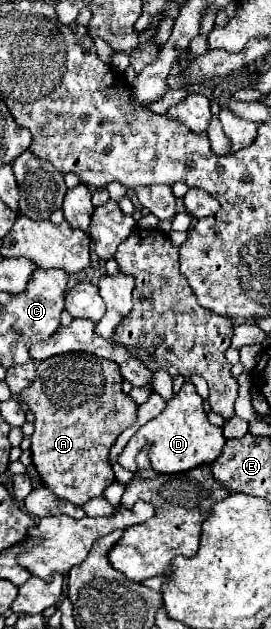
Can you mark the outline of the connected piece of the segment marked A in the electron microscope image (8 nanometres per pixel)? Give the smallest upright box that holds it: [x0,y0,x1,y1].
[20,353,136,505]

